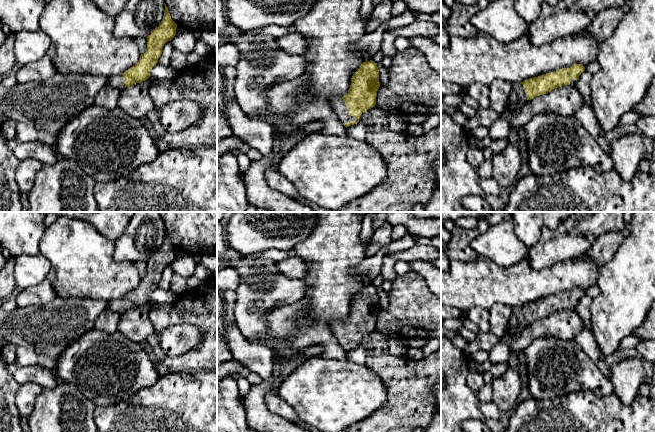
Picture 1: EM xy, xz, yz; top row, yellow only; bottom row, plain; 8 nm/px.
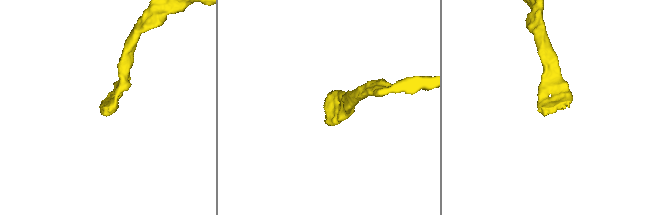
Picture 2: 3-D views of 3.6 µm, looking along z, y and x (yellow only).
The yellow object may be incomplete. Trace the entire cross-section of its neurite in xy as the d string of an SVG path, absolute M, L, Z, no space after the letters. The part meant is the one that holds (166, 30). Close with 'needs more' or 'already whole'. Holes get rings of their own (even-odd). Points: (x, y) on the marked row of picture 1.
M165 4L164 17L147 38L147 49L140 55L140 60L121 75L109 77L108 85L122 91L133 84L140 83L150 77L150 70L158 63L163 46L176 35L177 24L171 19Z | needs more

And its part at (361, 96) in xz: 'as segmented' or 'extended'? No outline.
extended

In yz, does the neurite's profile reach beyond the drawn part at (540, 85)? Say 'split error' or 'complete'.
split error

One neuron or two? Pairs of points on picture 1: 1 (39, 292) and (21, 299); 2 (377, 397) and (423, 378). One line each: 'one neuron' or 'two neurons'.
1: one neuron
2: two neurons

